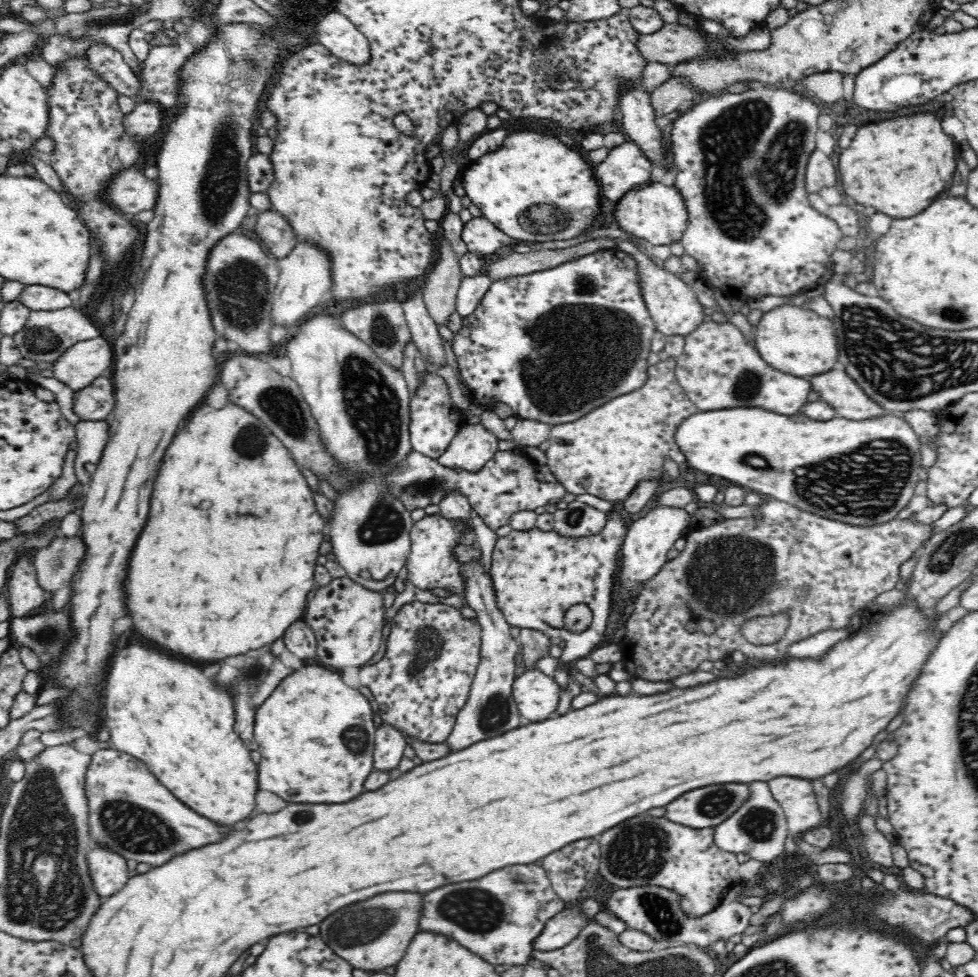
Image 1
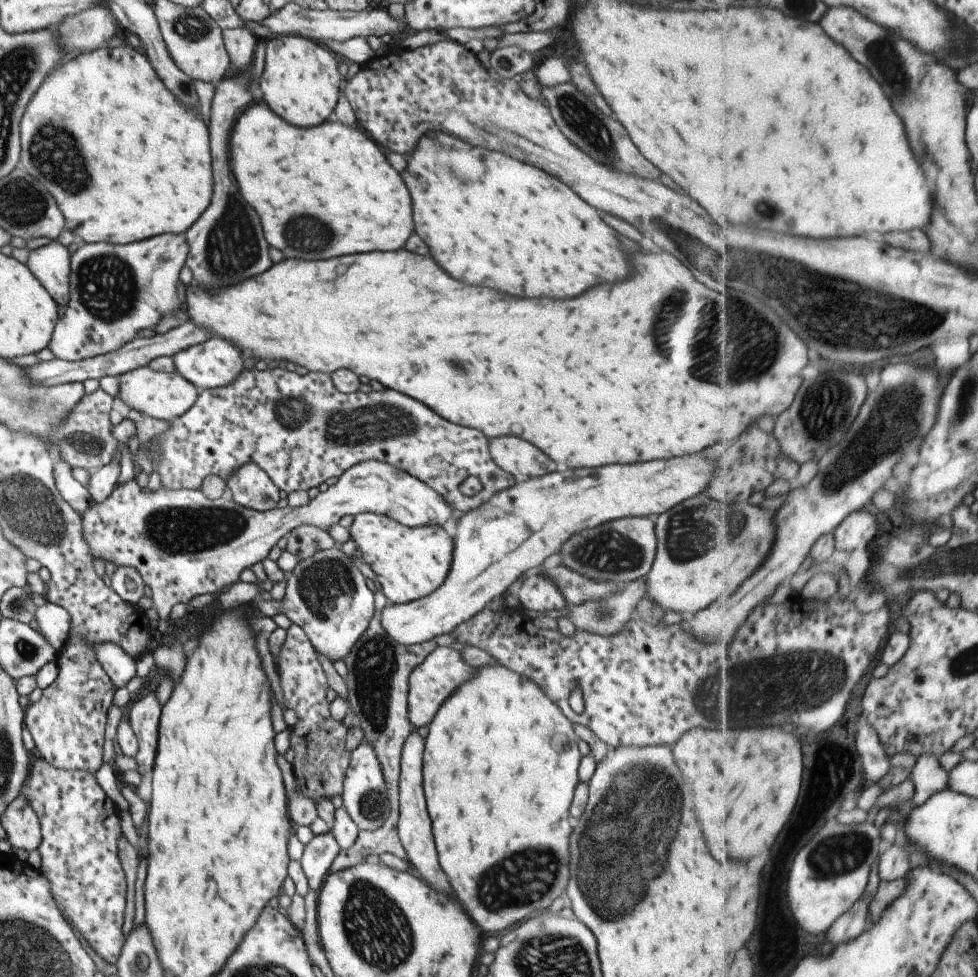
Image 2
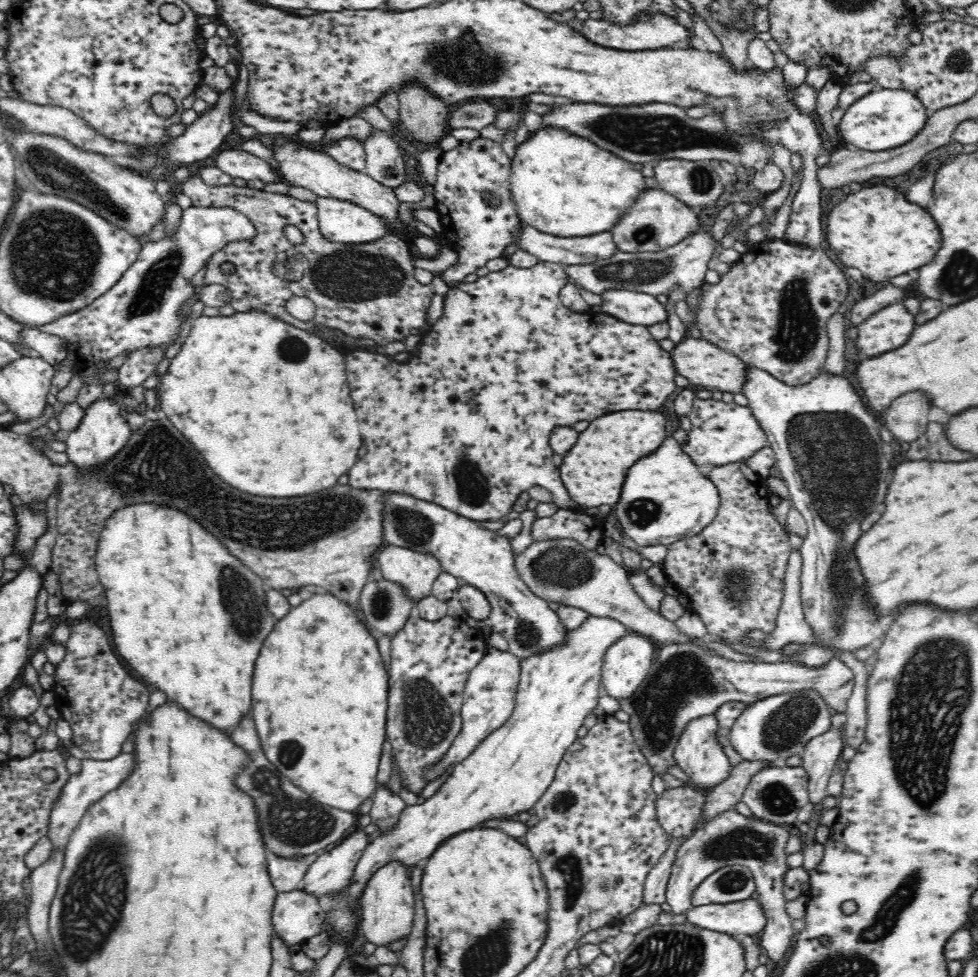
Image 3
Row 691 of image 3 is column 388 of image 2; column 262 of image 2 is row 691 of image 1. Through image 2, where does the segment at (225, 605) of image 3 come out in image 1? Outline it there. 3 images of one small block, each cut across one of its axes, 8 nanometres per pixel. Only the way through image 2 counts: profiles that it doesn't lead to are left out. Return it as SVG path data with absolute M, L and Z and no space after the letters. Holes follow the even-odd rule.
M132 642L128 648L124 650L118 650L114 652L114 656L110 659L108 674L106 676L106 686L104 686L103 693L105 699L105 726L110 729L110 738L111 747L119 750L120 752L127 752L132 756L141 760L156 776L158 780L180 800L186 802L186 806L190 806L192 810L196 810L198 814L204 814L204 816L210 816L210 820L216 820L220 822L222 826L224 824L234 824L238 820L244 820L250 816L250 812L254 810L256 802L256 790L258 790L258 772L256 772L256 766L250 758L250 750L244 746L242 738L234 732L234 700L232 696L228 694L228 690L216 686L216 676L208 678L204 674L204 668L202 666L196 666L196 664L190 664L190 662L182 662L178 658L172 658L168 656L166 652L158 650L158 648L152 648L148 646L146 642Z

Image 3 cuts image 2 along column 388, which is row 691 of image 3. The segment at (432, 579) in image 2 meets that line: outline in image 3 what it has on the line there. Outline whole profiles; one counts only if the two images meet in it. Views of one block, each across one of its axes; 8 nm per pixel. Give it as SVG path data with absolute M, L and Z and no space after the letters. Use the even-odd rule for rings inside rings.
M590 615L578 628L565 634L563 643L521 660L516 700L514 700L514 708L510 718L500 728L481 740L481 743L470 753L468 758L453 766L451 775L445 780L445 783L442 783L439 791L432 798L425 800L422 804L412 804L412 806L404 808L394 830L380 834L367 844L356 868L354 868L354 876L352 876L350 886L328 896L333 909L324 912L326 913L324 923L331 924L335 934L340 934L349 944L356 936L356 926L358 926L356 902L362 896L370 877L382 865L398 860L400 863L404 863L404 867L415 867L420 860L429 858L439 844L448 840L450 836L454 836L456 832L481 827L480 824L484 824L486 820L492 818L510 820L514 814L520 814L533 808L554 780L557 765L562 760L566 749L577 739L576 732L582 726L584 718L598 706L601 668L606 650L614 642L618 642L622 636L626 636L629 631L618 620Z

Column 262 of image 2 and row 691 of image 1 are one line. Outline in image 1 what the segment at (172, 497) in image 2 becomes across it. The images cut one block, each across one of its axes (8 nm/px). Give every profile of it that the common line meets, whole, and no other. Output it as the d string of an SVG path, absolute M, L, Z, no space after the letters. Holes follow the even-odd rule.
M530 668L514 679L511 698L524 718L542 721L555 715L560 691L552 677L538 668Z

